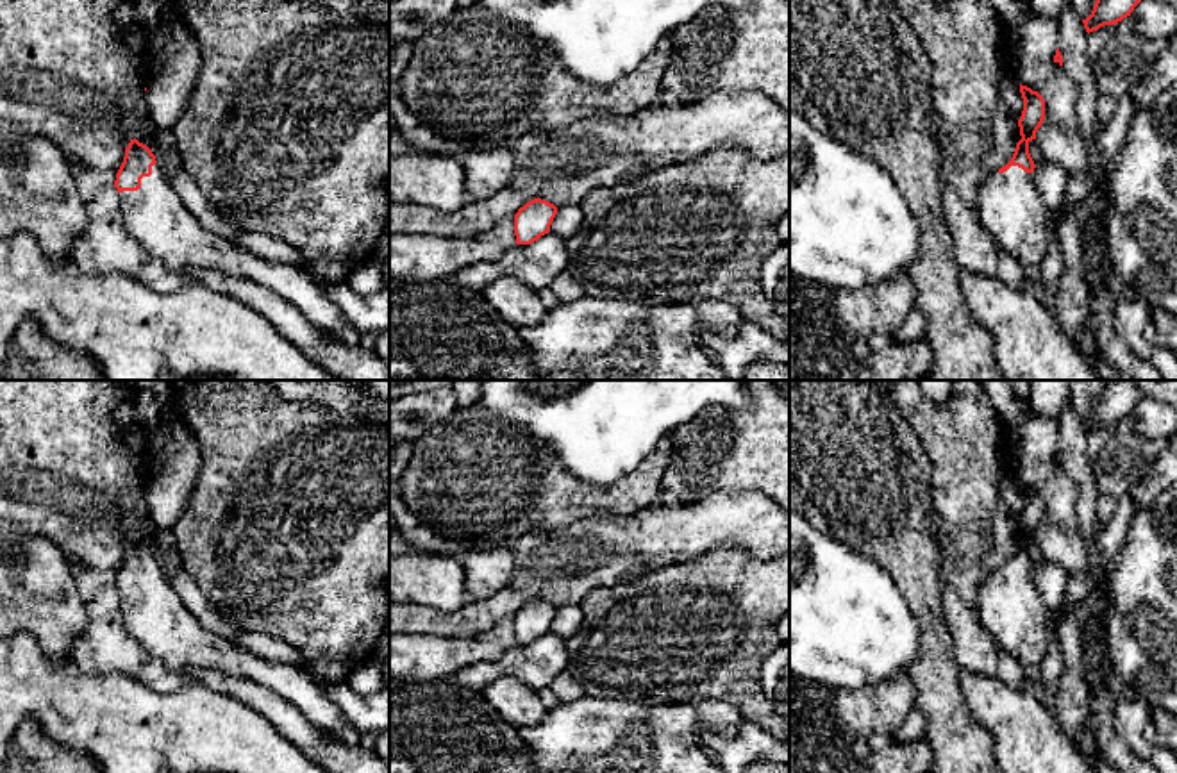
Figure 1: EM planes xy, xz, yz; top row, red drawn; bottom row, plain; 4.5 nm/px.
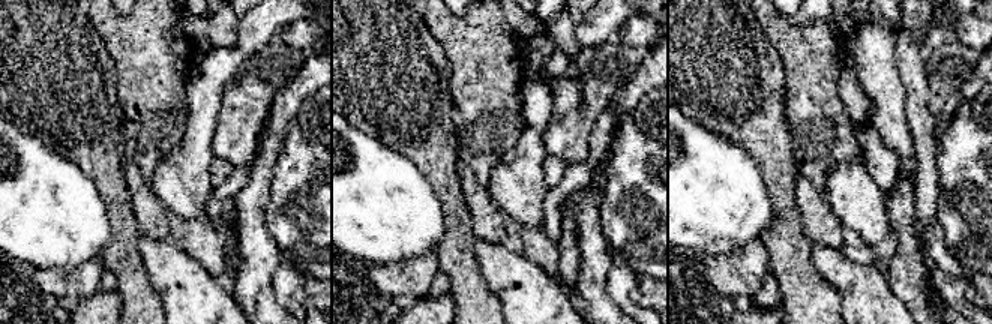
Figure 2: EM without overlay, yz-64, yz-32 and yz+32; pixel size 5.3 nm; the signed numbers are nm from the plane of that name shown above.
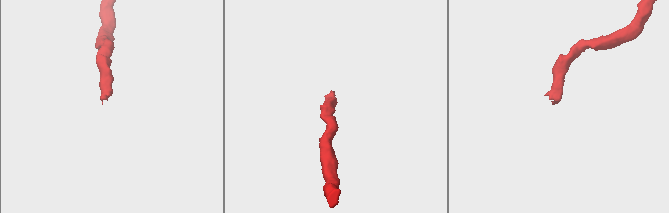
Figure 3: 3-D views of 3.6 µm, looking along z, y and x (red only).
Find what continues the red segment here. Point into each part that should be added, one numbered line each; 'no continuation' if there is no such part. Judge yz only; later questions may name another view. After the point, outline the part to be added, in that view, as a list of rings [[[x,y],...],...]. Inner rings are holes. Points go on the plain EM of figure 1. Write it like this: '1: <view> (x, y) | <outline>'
1: yz (1010, 607) | [[[1011,566],[1004,573],[991,575],[979,591],[977,614],[998,650],[1023,664],[1043,664],[1048,648],[1048,611],[1032,573]]]

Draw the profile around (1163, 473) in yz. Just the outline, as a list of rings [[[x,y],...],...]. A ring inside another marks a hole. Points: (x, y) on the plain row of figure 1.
[[[1177,432],[1166,441],[1150,470],[1150,473],[1131,491],[1138,509],[1150,509],[1159,495],[1177,482]]]

